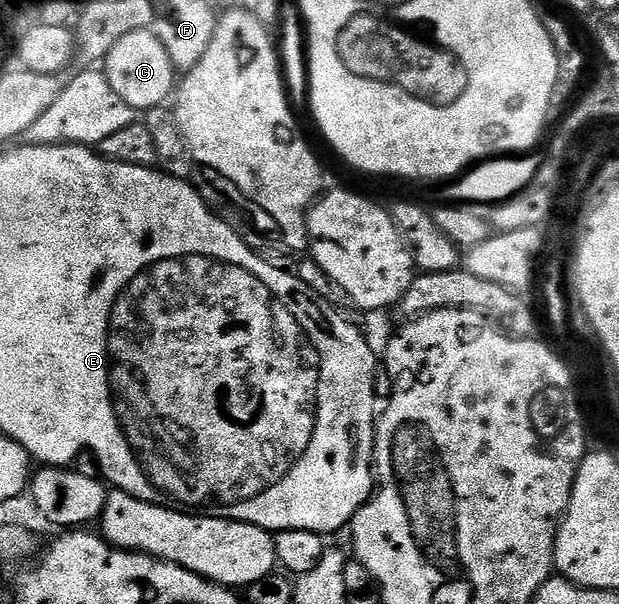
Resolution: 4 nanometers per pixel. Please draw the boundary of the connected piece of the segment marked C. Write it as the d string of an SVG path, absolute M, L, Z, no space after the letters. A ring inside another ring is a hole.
M150 29L132 31L108 51L104 58L104 72L108 83L135 111L154 109L158 105L166 105L176 89L176 70L164 43L160 43L157 32Z

